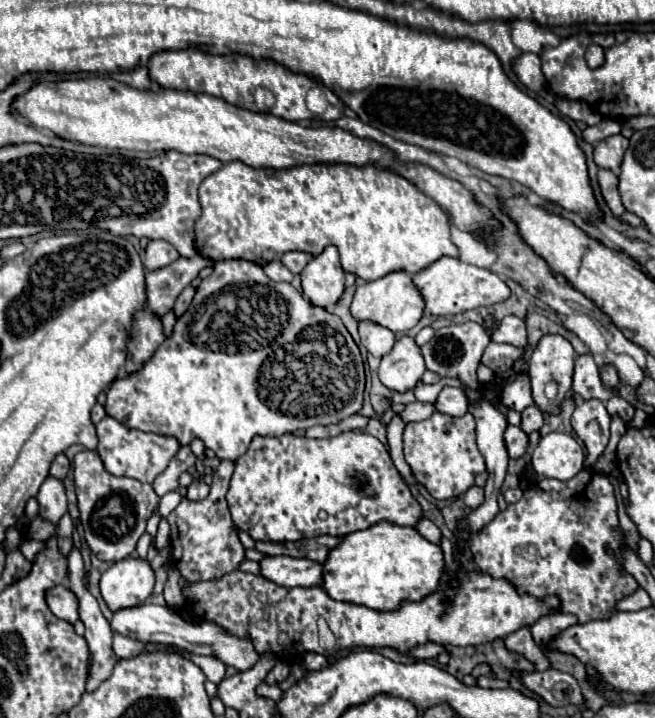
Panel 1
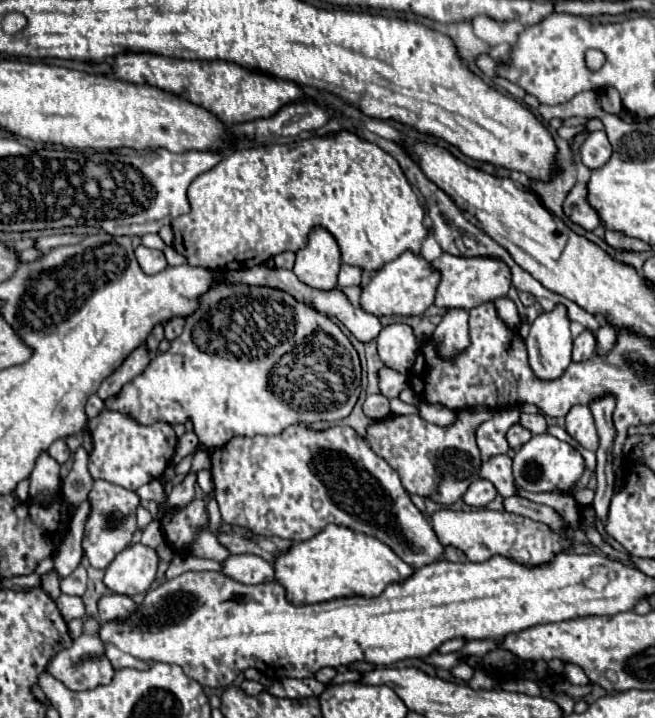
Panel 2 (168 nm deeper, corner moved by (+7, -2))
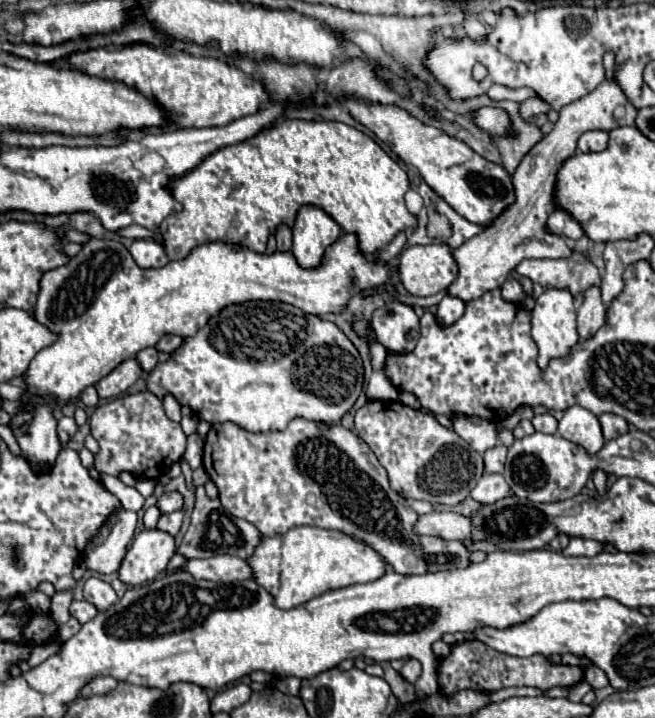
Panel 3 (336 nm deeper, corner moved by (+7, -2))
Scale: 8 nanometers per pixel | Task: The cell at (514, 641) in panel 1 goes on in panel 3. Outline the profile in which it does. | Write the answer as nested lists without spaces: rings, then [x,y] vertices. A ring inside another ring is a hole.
[[[409,659],[409,661],[405,663],[405,667],[401,669],[401,675],[403,675],[407,681],[415,683],[415,681],[419,679],[419,675],[421,675],[421,663],[419,663],[417,659]]]

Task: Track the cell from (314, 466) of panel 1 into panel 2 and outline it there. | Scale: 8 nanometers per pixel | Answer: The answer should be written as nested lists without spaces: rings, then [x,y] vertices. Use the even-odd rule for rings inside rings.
[[[291,425],[273,437],[233,437],[223,447],[213,447],[207,453],[211,459],[213,491],[221,509],[221,519],[229,525],[241,525],[263,537],[281,537],[297,543],[313,537],[325,525],[335,523],[381,539],[381,543],[391,547],[393,553],[415,569],[445,559],[445,547],[435,537],[427,517],[411,503],[397,471],[393,471],[385,459],[375,455],[367,441],[351,427],[315,431],[307,425]]]

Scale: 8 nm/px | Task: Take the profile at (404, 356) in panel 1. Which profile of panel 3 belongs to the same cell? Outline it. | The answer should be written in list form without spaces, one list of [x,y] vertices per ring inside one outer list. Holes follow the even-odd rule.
[[[391,301],[373,313],[375,339],[393,353],[409,353],[415,349],[419,339],[419,317],[405,305]]]

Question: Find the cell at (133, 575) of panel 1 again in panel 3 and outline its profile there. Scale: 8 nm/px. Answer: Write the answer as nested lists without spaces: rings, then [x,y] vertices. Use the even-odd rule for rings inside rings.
[[[159,529],[141,531],[129,547],[119,567],[119,579],[125,585],[145,585],[153,581],[169,563],[175,553],[175,541],[171,535]]]

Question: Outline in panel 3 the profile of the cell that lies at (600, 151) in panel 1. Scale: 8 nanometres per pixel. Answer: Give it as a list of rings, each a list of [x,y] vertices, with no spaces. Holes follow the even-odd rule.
[[[587,131],[579,137],[577,149],[581,153],[599,153],[599,151],[607,149],[607,141],[609,141],[607,131]]]

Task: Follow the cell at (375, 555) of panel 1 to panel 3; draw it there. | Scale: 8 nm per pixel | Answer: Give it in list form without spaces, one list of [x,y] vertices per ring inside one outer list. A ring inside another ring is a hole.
[[[295,527],[277,537],[263,537],[253,559],[247,563],[255,571],[255,581],[275,597],[275,603],[281,609],[299,607],[325,591],[349,587],[349,583],[369,583],[387,571],[385,559],[369,545],[343,531],[321,527]]]

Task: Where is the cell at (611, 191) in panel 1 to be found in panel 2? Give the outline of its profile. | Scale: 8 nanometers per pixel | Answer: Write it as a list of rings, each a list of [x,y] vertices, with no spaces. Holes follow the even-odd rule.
[[[577,161],[577,183],[575,187],[567,193],[563,201],[563,213],[579,227],[593,231],[595,227],[601,225],[597,211],[587,203],[587,181],[589,181],[589,169]]]

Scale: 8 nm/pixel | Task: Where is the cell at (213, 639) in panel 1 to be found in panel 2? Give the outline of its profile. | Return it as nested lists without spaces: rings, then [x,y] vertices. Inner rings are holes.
[[[101,595],[97,601],[99,607],[99,621],[109,621],[109,619],[125,619],[135,611],[135,603],[127,595]]]

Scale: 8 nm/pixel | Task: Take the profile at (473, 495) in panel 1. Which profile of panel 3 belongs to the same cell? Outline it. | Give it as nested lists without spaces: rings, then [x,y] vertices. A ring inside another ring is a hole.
[[[485,473],[475,489],[471,491],[471,499],[475,499],[481,505],[491,505],[499,499],[505,499],[509,495],[509,485],[503,475],[489,475]]]

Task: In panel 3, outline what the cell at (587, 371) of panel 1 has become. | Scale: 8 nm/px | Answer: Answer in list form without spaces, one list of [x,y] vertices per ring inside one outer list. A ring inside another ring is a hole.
[[[597,287],[585,291],[583,303],[577,313],[577,331],[579,341],[591,339],[605,325],[605,305],[601,301],[601,291]]]

